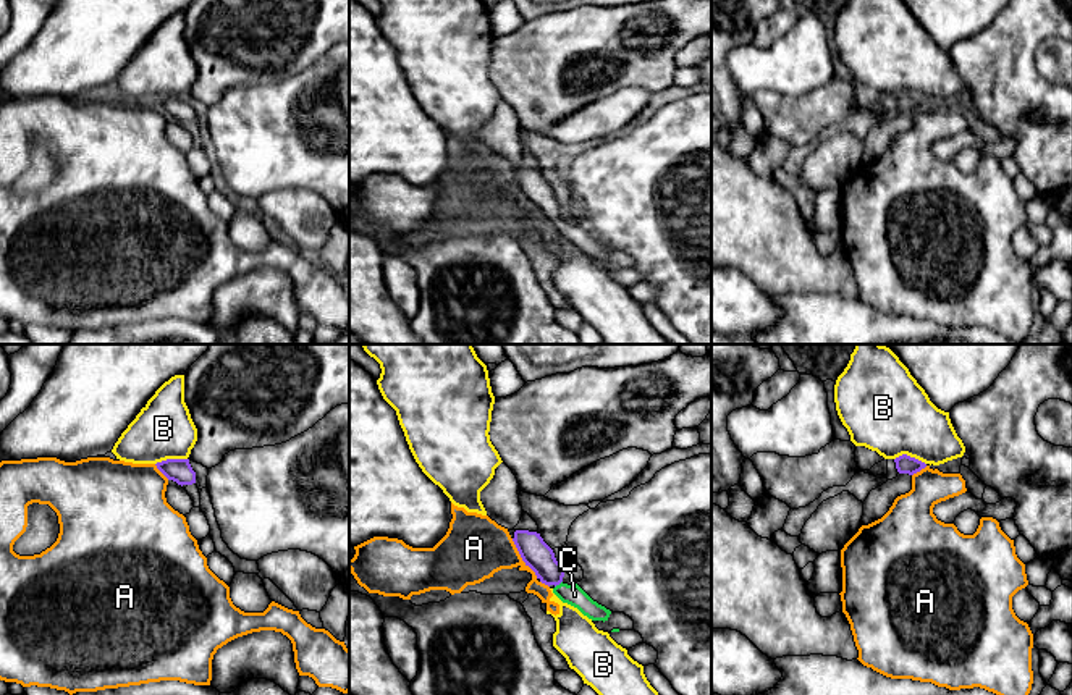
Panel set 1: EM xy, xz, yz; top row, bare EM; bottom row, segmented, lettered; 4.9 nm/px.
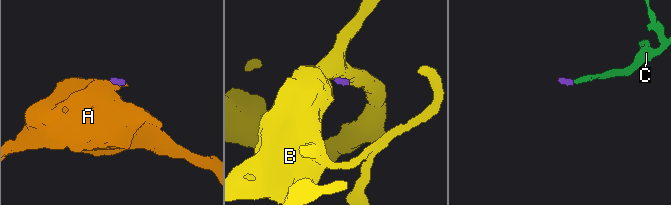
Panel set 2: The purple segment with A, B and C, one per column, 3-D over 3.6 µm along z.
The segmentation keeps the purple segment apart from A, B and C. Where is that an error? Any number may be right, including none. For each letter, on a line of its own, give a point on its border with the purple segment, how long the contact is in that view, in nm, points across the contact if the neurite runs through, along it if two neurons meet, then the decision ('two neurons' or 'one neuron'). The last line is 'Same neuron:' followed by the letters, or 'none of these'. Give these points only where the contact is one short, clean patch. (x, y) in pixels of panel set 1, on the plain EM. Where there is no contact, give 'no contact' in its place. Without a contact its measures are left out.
A: contact xz (521, 194); length 240 nm; border xz (511, 176), (521, 197), (537, 215); two neurons
B: contact xy (170, 97); length 160 nm; border xy (186, 96), (167, 96), (156, 102); two neurons
C: contact xz (558, 222); length 50 nm; way xz (536, 191), (558, 222), (574, 233); one neuron
Same neuron: C

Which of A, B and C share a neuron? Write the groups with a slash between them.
A / B / C

